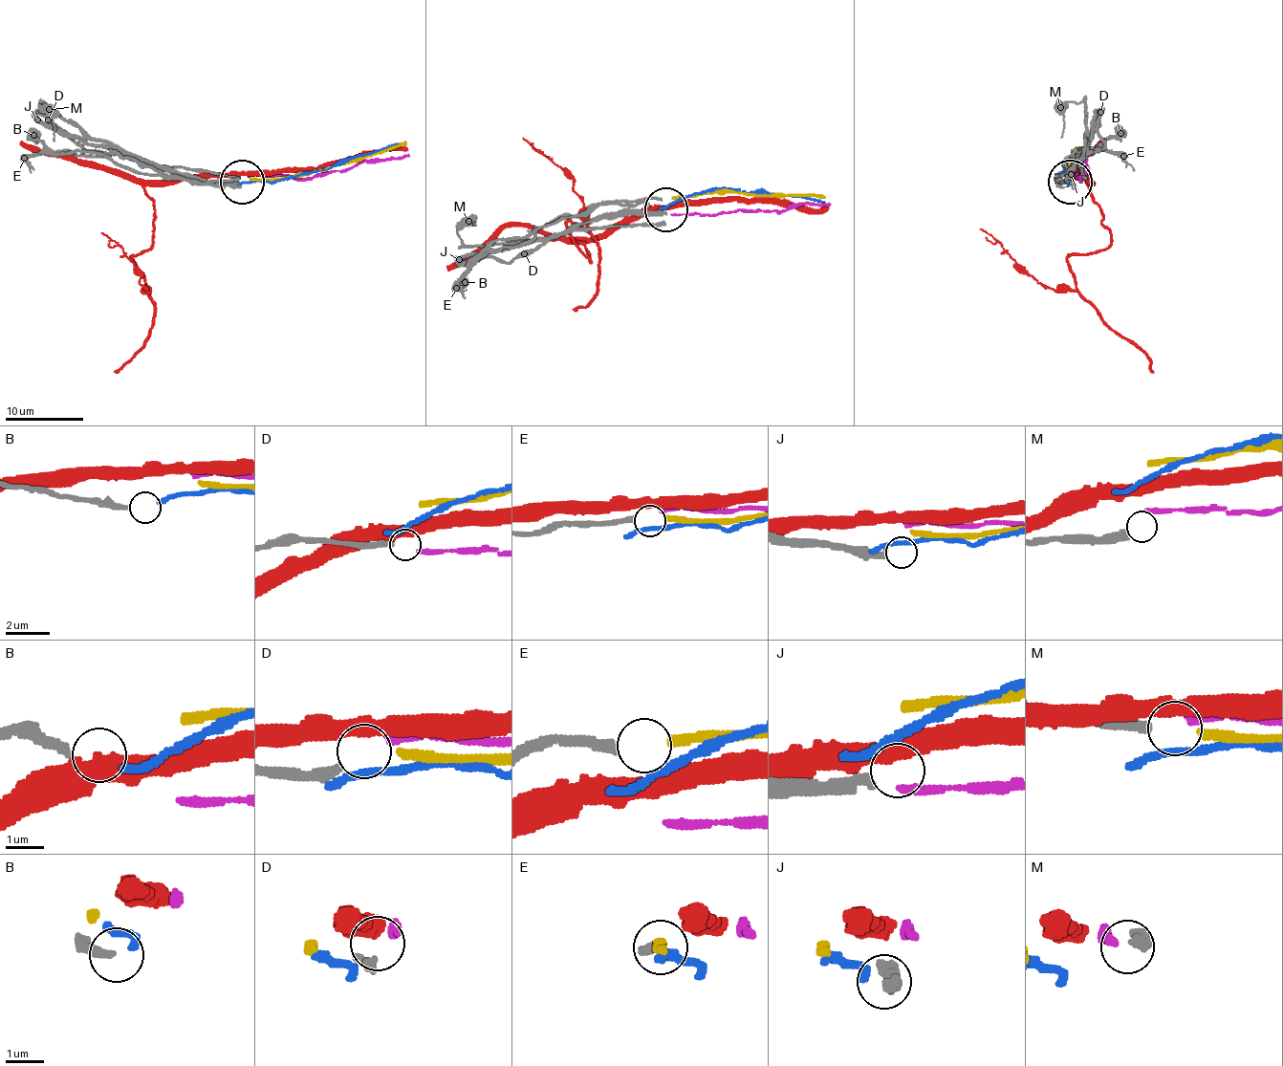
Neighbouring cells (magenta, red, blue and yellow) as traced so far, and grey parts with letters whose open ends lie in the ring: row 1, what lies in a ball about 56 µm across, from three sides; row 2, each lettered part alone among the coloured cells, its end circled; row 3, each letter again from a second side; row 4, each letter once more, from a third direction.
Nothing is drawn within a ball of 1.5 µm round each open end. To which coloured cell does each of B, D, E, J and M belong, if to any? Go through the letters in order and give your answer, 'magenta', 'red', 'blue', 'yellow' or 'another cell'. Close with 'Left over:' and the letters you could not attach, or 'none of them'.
B: blue
D: magenta
E: yellow
J: another cell
M: another cell
Left over: J, M

